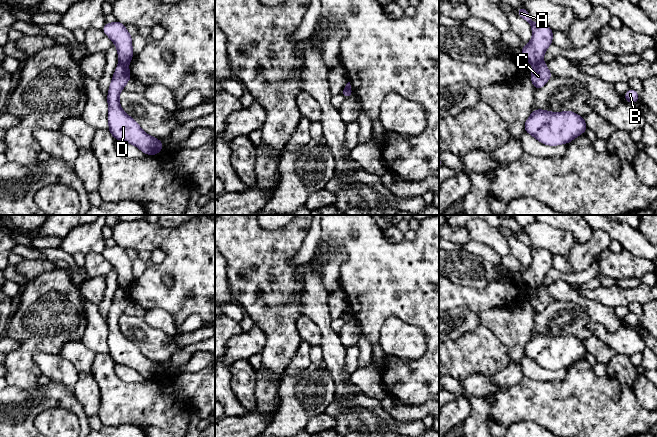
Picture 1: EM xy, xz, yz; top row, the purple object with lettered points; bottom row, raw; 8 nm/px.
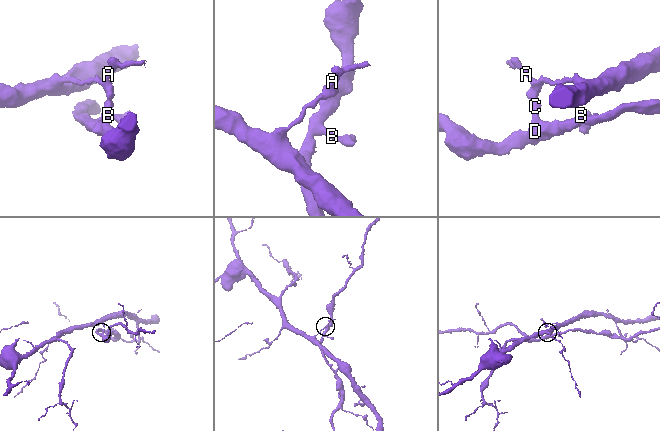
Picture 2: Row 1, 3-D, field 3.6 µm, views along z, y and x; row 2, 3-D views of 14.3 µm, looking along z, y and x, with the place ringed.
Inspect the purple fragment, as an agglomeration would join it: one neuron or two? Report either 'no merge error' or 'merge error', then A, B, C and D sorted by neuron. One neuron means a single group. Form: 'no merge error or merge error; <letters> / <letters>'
merge error; A / B C D

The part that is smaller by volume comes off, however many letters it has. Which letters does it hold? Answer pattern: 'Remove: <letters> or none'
Remove: B, C, D

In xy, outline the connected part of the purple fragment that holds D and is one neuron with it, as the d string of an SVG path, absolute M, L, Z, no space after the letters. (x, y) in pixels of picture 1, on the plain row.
M119 287L106 321L108 325L108 354L115 364L130 367L146 379L157 379L162 374L164 367L145 357L140 349L120 330L119 317L131 302L128 289Z

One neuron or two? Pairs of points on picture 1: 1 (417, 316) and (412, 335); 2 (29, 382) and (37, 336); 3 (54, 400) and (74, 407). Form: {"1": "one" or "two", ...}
{"1": "two", "2": "one", "3": "one"}

